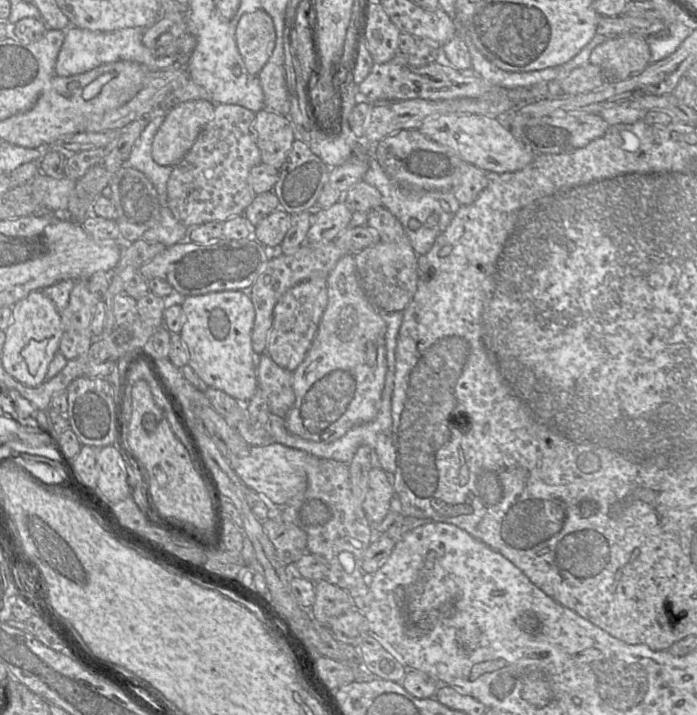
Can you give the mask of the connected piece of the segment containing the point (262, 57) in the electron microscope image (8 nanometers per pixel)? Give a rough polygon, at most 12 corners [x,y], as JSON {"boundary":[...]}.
{"boundary":[[244,14],[236,43],[246,69],[257,75],[275,47],[272,18]]}

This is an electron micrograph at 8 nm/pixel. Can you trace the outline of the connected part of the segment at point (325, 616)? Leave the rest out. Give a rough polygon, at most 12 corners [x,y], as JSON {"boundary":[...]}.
{"boundary":[[326,579],[315,583],[309,609],[326,625],[332,617],[355,608],[347,591]]}

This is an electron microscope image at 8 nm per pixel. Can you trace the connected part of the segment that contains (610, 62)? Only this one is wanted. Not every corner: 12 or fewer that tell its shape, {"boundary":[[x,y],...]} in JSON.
{"boundary":[[640,35],[607,39],[590,63],[612,82],[639,74],[650,64]]}

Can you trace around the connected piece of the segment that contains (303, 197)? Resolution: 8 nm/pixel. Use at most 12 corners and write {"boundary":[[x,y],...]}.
{"boundary":[[295,139],[272,190],[289,215],[313,211],[330,167]]}

